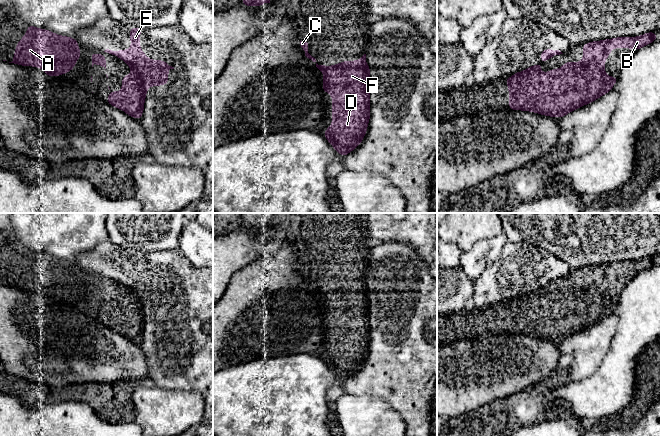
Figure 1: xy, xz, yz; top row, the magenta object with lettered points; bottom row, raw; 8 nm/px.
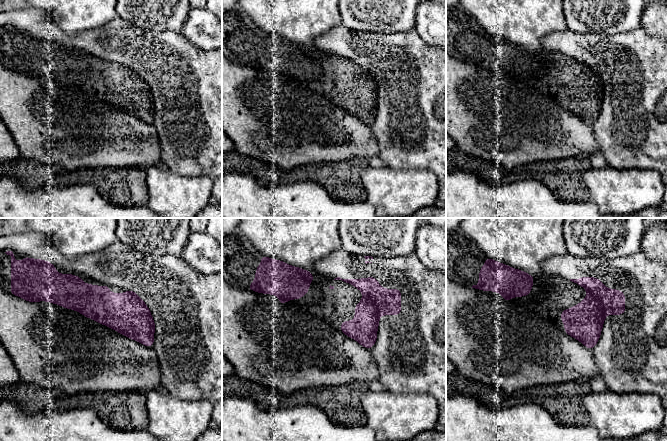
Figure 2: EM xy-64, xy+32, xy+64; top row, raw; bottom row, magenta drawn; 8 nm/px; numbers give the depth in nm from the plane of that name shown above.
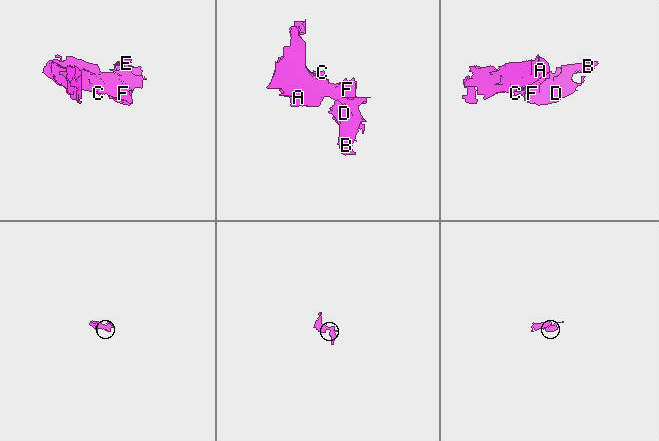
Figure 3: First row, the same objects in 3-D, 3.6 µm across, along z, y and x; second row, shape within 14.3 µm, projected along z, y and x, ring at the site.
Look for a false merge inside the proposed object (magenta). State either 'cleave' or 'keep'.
keep

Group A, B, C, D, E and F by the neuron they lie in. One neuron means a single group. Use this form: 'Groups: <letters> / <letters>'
Groups: A B C D E F

